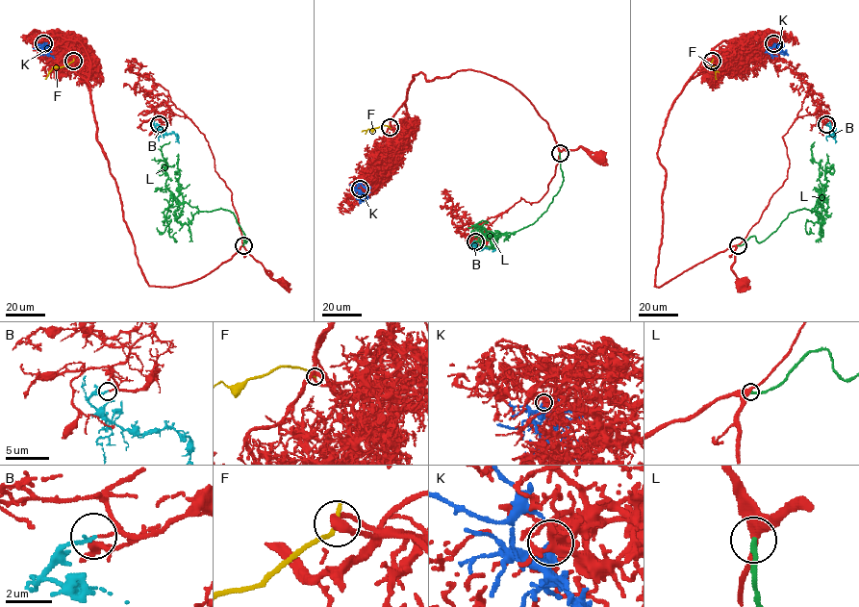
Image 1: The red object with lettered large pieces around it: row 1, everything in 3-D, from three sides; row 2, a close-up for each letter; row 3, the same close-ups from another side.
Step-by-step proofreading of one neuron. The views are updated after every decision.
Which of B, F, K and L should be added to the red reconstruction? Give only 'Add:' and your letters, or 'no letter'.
Add: B

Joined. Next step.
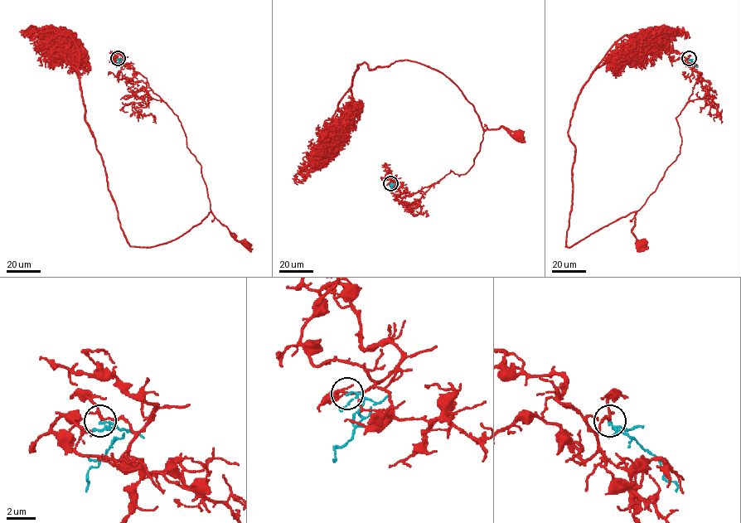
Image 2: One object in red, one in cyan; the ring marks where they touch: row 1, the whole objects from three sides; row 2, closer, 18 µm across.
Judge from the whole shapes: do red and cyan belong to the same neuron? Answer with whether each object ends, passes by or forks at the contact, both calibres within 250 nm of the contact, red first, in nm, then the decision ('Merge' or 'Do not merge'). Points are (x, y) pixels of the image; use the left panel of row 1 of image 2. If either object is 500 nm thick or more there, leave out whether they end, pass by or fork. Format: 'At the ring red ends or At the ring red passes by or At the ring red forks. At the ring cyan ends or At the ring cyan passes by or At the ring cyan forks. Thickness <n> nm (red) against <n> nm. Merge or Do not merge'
At the ring red forks. At the ring cyan passes by. Thickness 120 nm (red) against 100 nm. Do not merge

